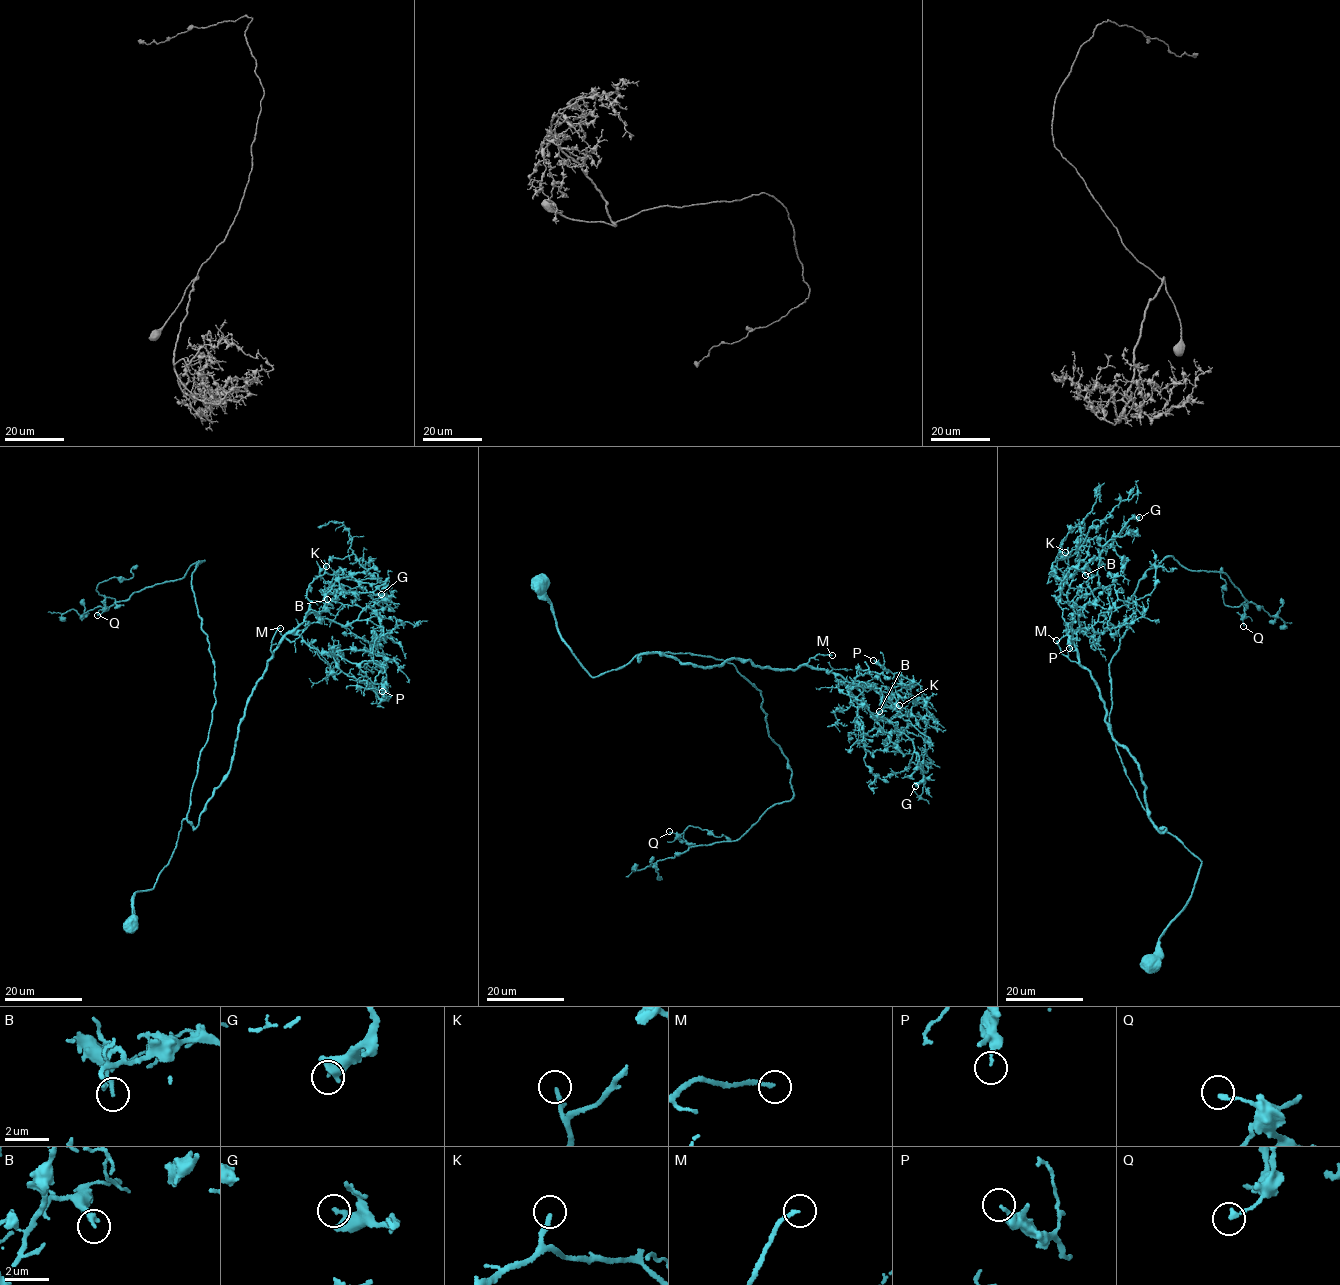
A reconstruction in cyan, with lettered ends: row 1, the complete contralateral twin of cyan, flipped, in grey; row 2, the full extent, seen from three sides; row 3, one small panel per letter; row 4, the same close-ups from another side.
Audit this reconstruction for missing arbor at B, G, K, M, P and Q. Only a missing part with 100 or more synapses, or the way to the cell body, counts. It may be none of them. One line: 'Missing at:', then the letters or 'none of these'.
Missing at: K, M

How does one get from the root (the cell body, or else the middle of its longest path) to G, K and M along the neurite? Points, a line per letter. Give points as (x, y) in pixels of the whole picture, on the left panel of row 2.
G: (130, 924), (132, 897), (229, 769), (273, 650), (306, 615), (344, 625), (381, 594)
K: (130, 924), (132, 897), (153, 887), (183, 819), (197, 827), (229, 769), (247, 699), (326, 566)
M: (130, 924), (132, 897), (153, 887), (183, 819), (197, 827), (229, 769), (247, 701), (280, 628)

